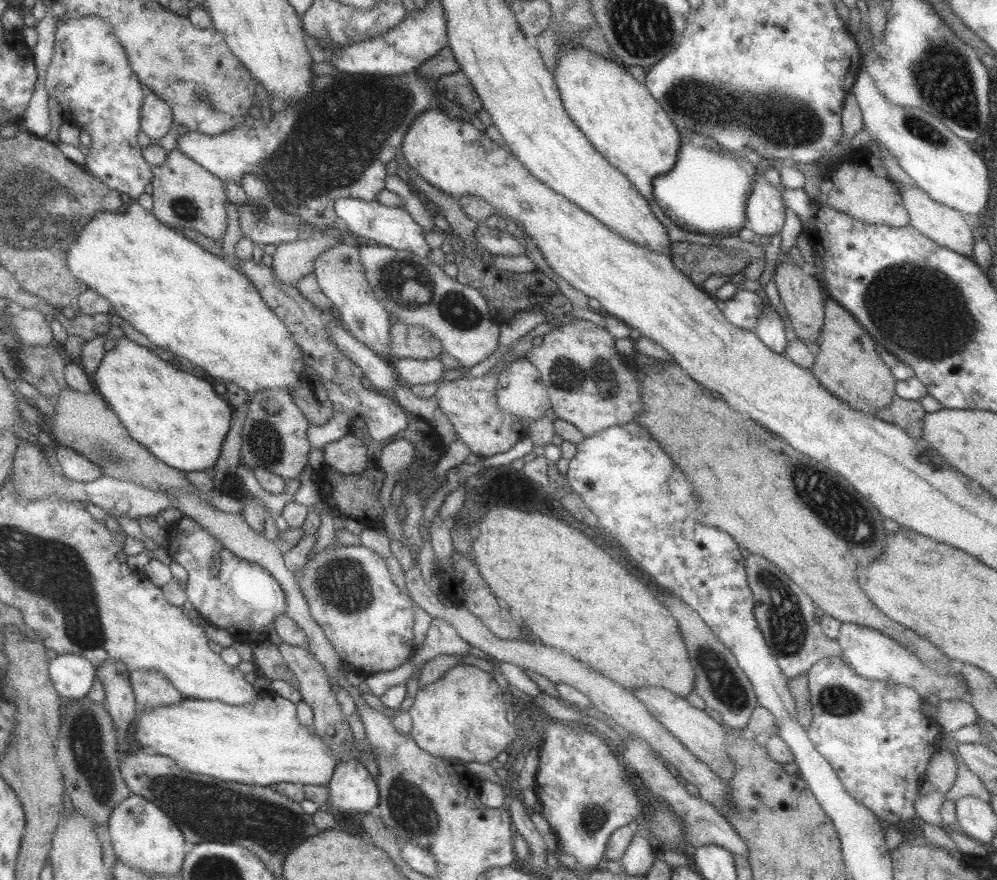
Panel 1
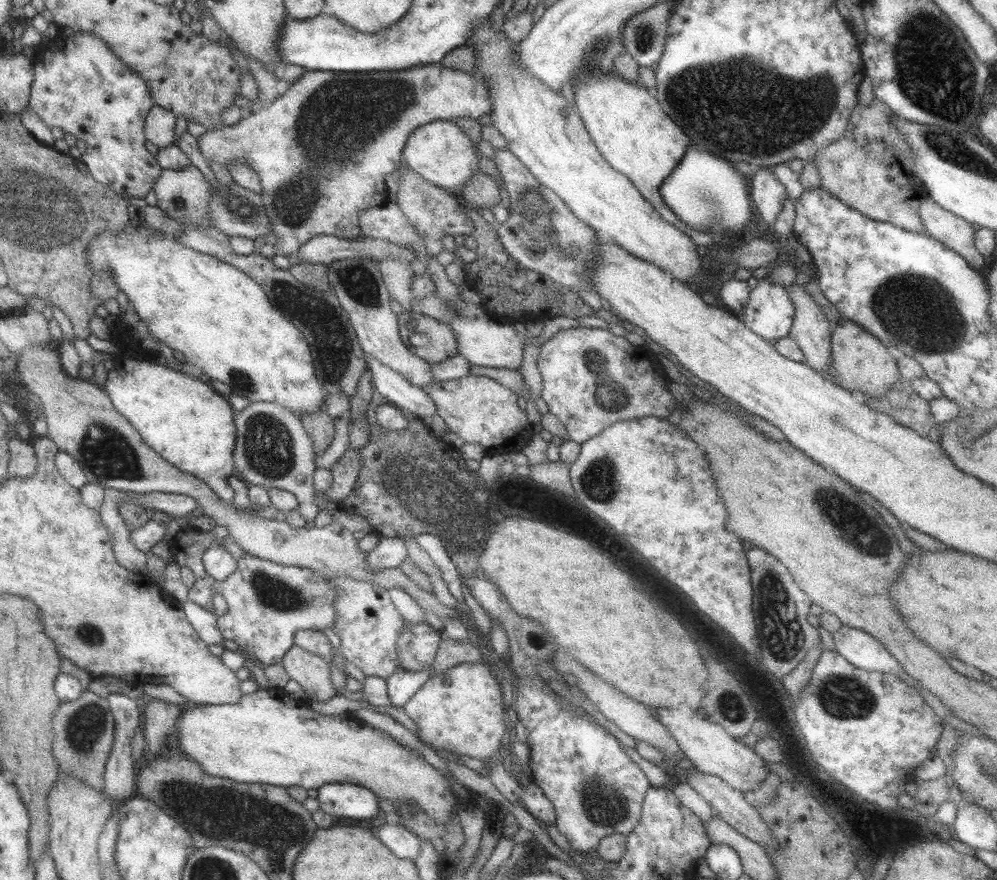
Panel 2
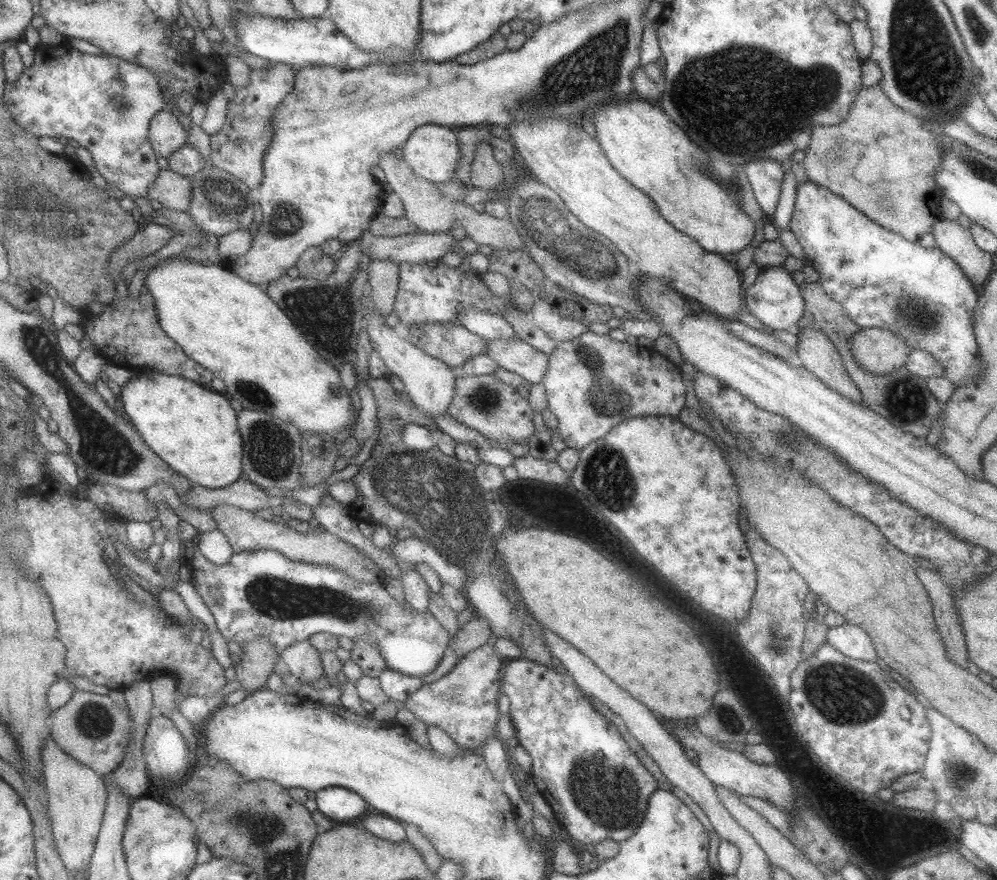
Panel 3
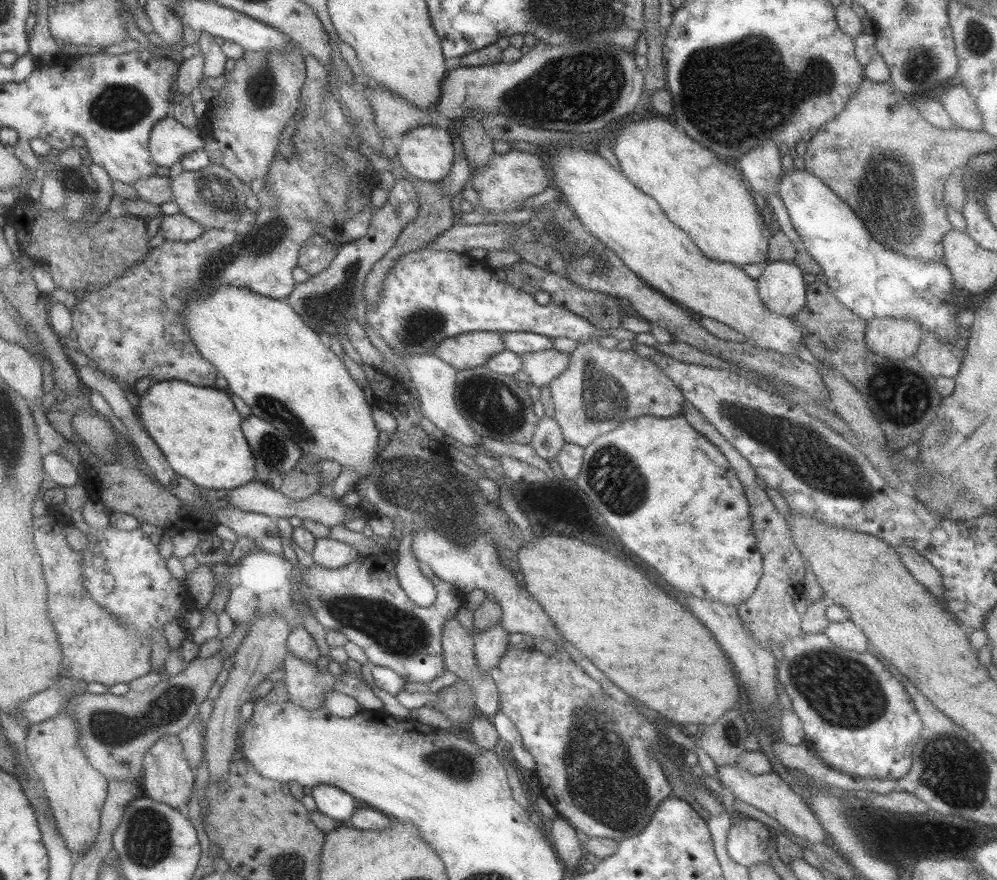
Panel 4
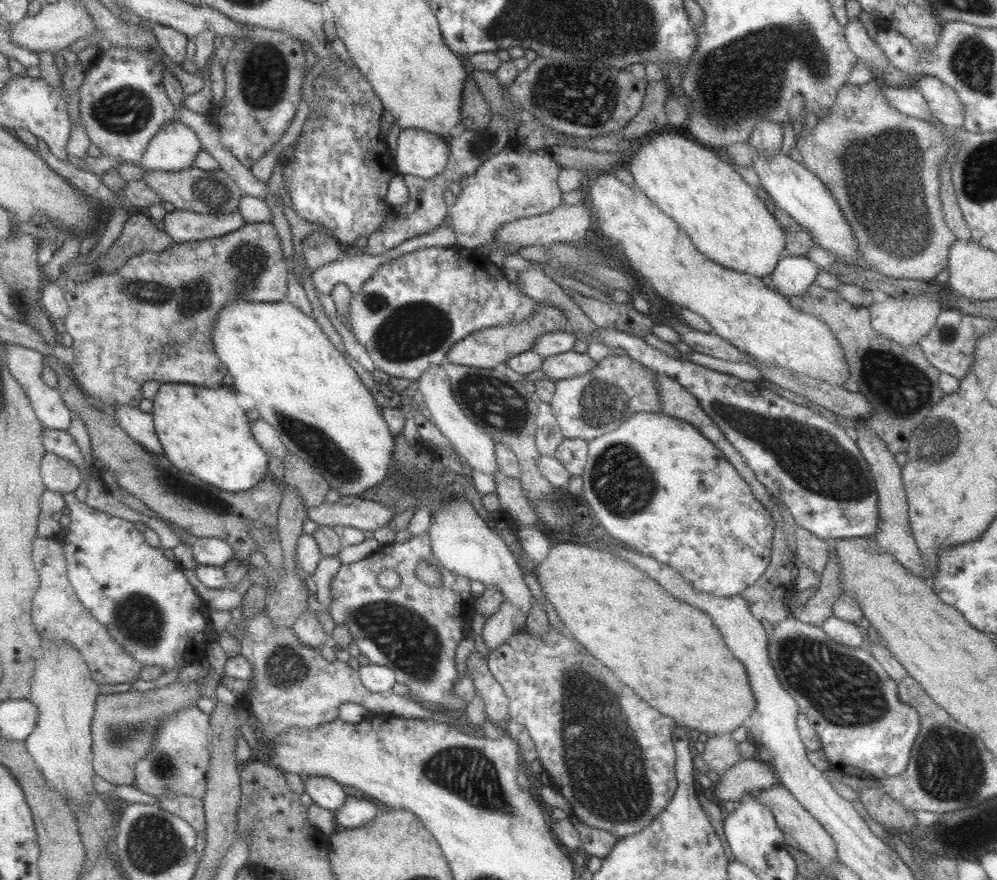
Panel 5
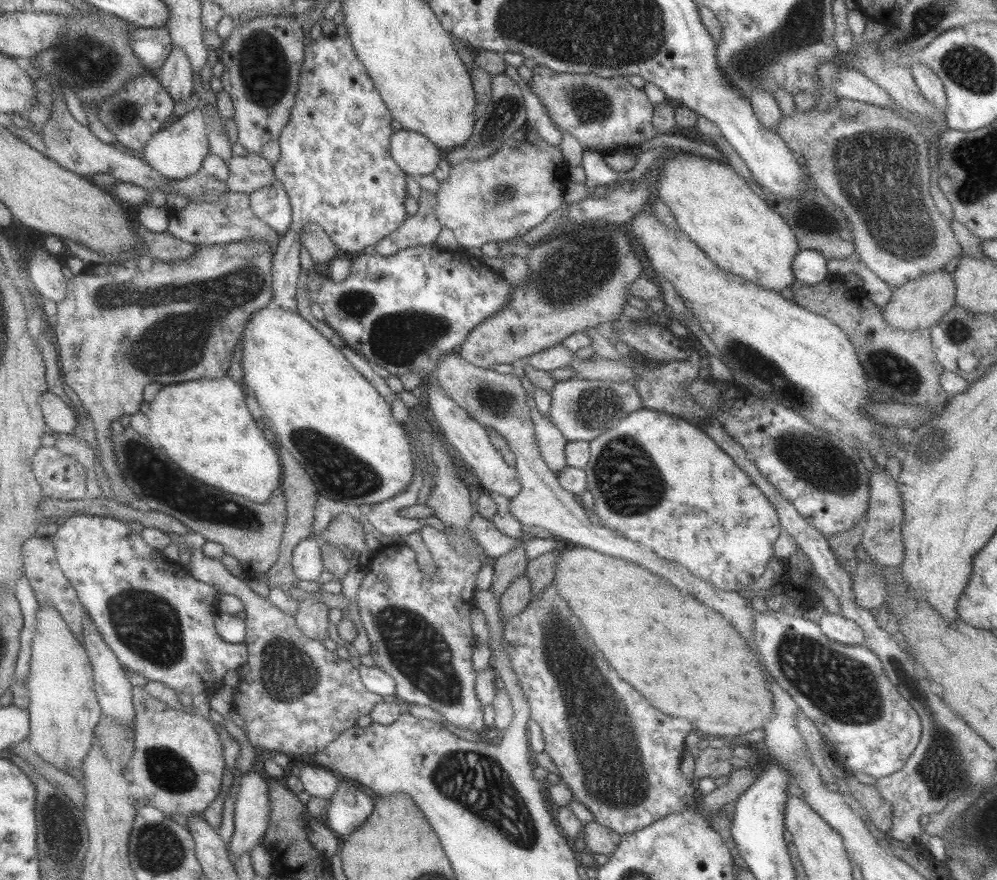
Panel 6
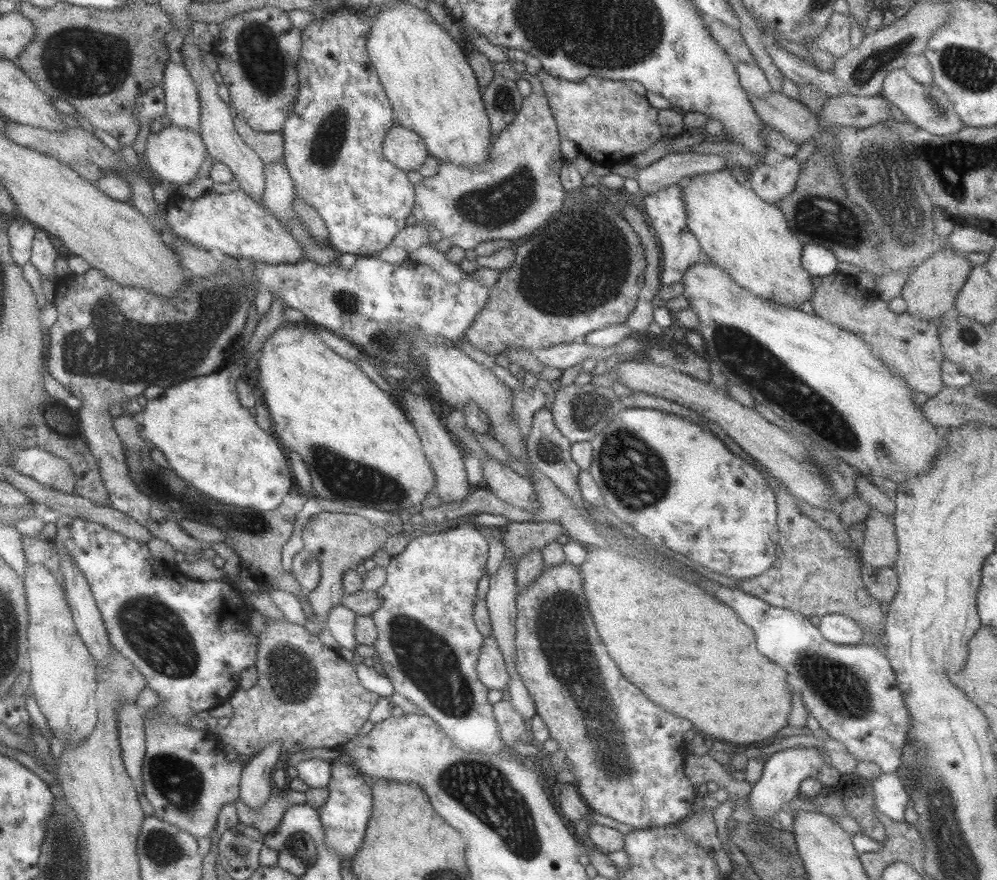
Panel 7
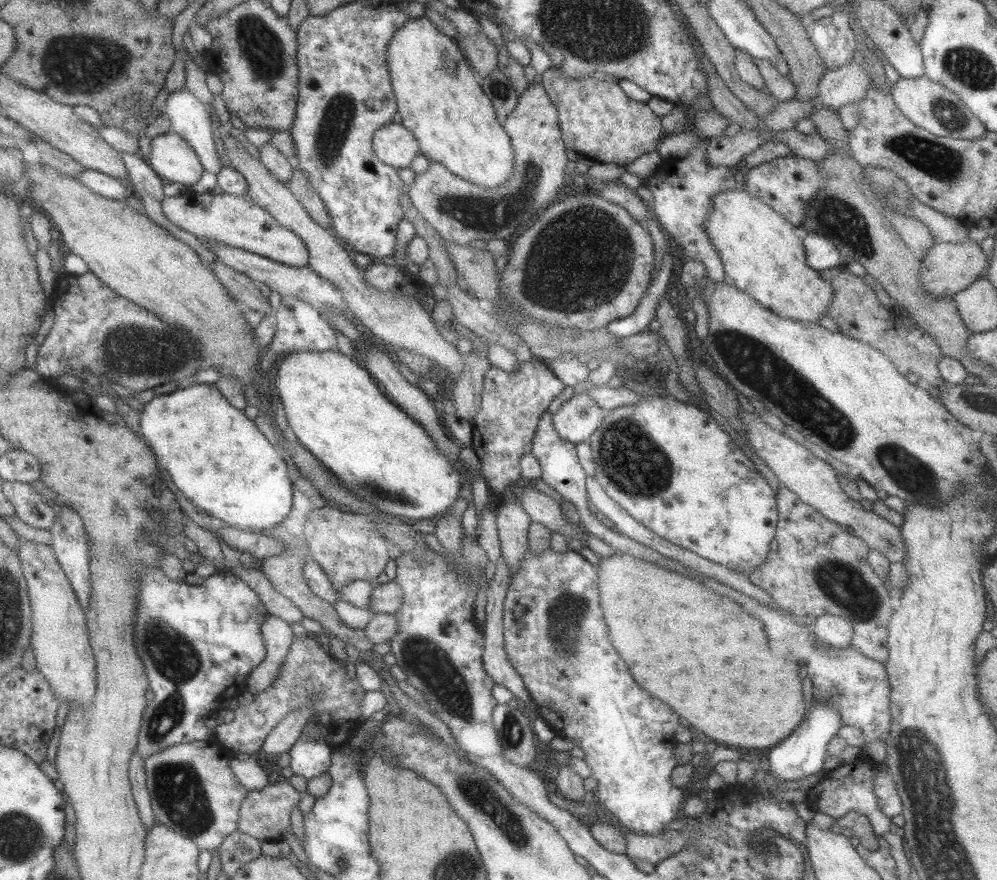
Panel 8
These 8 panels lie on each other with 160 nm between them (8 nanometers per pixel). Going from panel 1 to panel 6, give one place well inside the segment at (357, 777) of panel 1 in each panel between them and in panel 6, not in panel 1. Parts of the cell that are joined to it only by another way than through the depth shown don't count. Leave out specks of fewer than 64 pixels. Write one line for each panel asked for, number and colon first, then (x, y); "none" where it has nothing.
2: (342, 800)
3: (338, 803)
4: (331, 801)
5: (324, 792)
6: (317, 781)

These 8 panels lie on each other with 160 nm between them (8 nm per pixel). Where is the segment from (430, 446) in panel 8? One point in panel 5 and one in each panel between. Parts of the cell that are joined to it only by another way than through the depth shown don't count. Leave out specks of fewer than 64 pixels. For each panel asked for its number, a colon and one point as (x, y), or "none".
5: (282, 364)
6: (332, 421)
7: (359, 447)

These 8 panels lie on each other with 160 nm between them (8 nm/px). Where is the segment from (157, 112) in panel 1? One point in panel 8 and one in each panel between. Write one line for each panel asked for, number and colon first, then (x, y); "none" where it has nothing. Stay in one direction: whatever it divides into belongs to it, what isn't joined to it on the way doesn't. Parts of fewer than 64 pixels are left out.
2: (159, 129)
3: (165, 134)
4: (168, 141)
5: (174, 146)
6: (177, 151)
7: (175, 155)
8: (172, 159)

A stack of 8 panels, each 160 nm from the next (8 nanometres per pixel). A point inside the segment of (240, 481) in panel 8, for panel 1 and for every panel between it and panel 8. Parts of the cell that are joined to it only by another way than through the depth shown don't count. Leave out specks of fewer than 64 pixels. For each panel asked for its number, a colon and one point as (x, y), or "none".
1: (179, 418)
2: (188, 424)
3: (193, 430)
4: (196, 428)
5: (202, 431)
6: (204, 426)
7: (210, 439)

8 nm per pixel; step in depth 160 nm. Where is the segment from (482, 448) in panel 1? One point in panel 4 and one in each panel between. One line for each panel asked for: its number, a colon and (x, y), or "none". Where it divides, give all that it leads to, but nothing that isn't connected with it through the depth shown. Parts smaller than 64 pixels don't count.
2: (477, 409)
3: (484, 403)
4: (493, 405)

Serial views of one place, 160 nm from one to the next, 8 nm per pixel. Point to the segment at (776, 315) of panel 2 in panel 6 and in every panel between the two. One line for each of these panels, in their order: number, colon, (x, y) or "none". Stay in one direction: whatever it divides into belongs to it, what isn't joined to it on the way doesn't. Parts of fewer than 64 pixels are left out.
3: (774, 299)
4: (780, 288)
5: (792, 275)
6: (808, 267)

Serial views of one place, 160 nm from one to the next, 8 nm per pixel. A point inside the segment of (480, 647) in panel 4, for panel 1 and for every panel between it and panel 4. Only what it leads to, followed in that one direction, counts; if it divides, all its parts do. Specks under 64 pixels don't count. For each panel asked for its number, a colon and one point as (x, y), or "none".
1: (461, 715)
2: (461, 710)
3: (462, 703)

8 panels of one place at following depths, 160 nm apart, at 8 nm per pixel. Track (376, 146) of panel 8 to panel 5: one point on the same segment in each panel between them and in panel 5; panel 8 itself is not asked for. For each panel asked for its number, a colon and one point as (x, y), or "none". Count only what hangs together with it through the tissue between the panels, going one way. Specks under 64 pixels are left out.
5: (421, 154)
6: (415, 155)
7: (401, 147)

